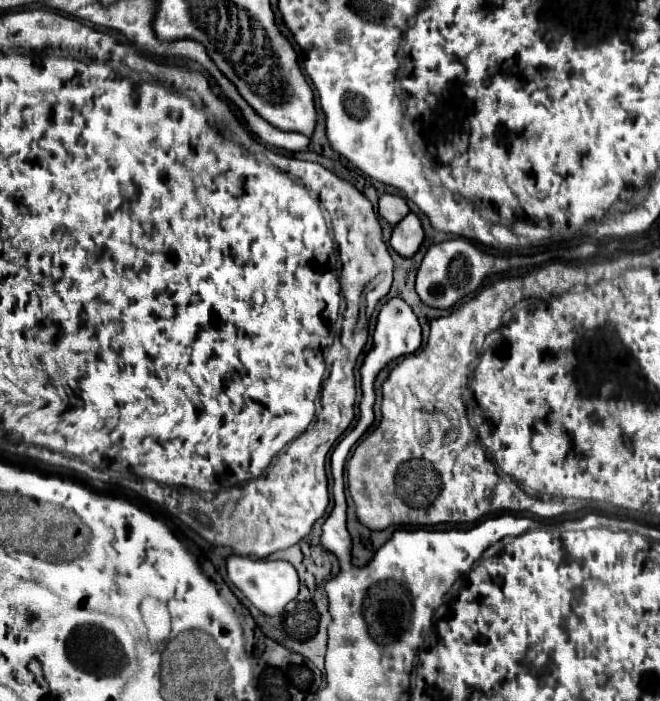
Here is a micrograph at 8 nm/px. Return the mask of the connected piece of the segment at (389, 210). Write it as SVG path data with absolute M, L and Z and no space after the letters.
M384 193L380 195L380 203L378 203L378 213L382 219L386 219L392 227L396 223L400 223L408 213L408 205L406 201L400 197L400 195L390 195L390 193Z

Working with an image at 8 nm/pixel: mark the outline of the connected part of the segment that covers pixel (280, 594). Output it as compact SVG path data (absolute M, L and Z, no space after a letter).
M228 557L228 577L230 581L250 599L254 607L258 607L266 615L280 615L292 599L296 599L300 581L296 569L286 561L272 561L272 559L252 559L252 557Z

